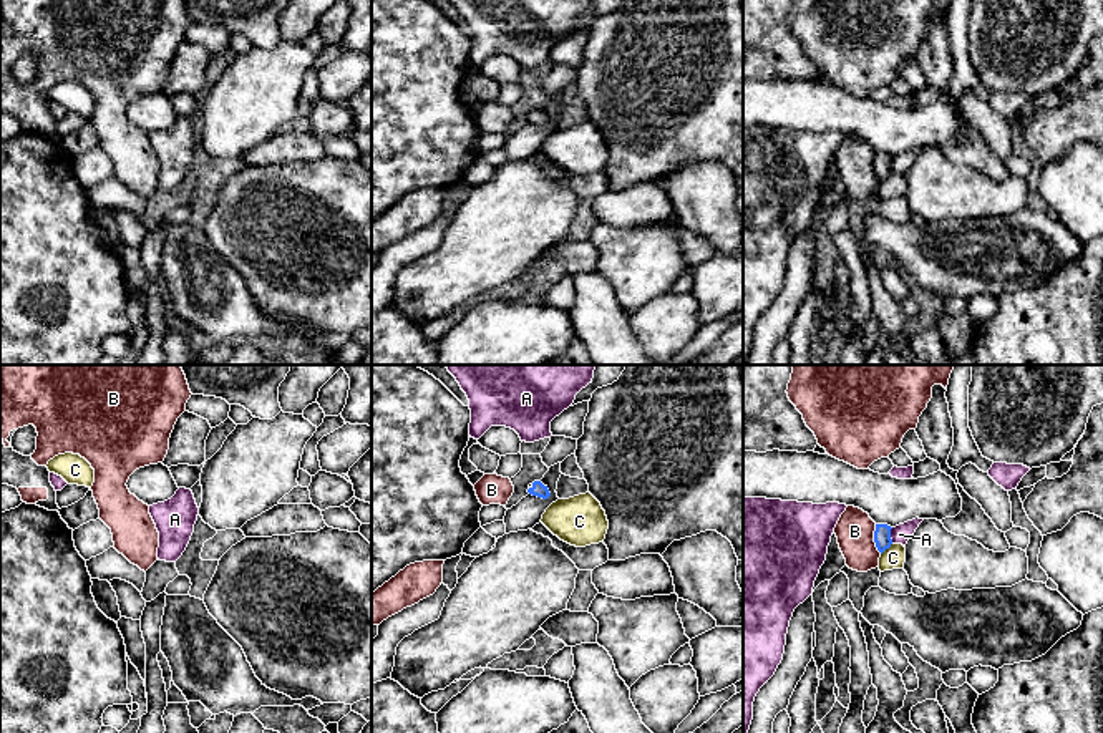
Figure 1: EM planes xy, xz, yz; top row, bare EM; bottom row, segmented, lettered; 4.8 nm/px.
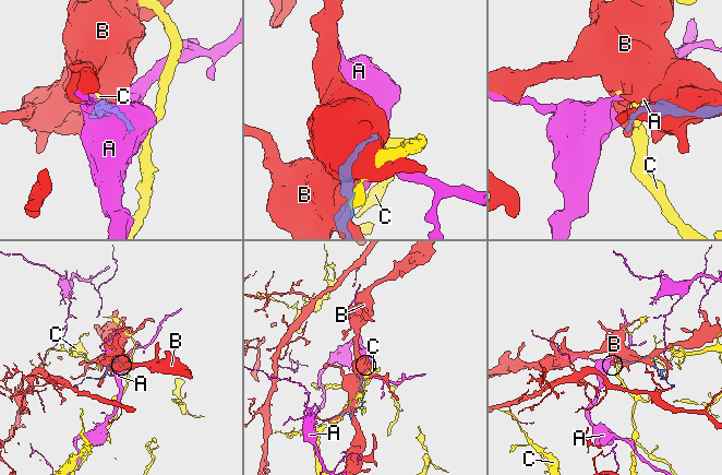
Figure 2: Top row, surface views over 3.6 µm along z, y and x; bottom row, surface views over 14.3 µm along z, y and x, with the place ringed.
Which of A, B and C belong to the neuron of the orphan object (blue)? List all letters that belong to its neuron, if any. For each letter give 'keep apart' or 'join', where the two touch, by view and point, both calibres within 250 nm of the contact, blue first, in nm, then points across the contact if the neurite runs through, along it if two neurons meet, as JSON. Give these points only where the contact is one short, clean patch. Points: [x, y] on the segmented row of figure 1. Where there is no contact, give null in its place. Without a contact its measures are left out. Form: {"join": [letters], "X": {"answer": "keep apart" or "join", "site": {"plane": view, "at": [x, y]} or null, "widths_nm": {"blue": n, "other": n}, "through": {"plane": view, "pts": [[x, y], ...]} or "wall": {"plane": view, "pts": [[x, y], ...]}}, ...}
{"join": [], "A": {"answer": "keep apart", "site": {"plane": "yz", "at": [889, 536]}, "widths_nm": {"blue": 80, "other": 90}, "wall": {"plane": "yz", "pts": [[893, 528], [891, 543]]}}, "B": {"answer": "keep apart", "site": {"plane": "yz", "at": [874, 539]}, "widths_nm": {"blue": 80, "other": 190}}, "C": {"answer": "keep apart", "site": {"plane": "yz", "at": [886, 548]}, "widths_nm": {"blue": 80, "other": 110}, "wall": {"plane": "yz", "pts": [[891, 543], [881, 554]]}}}

